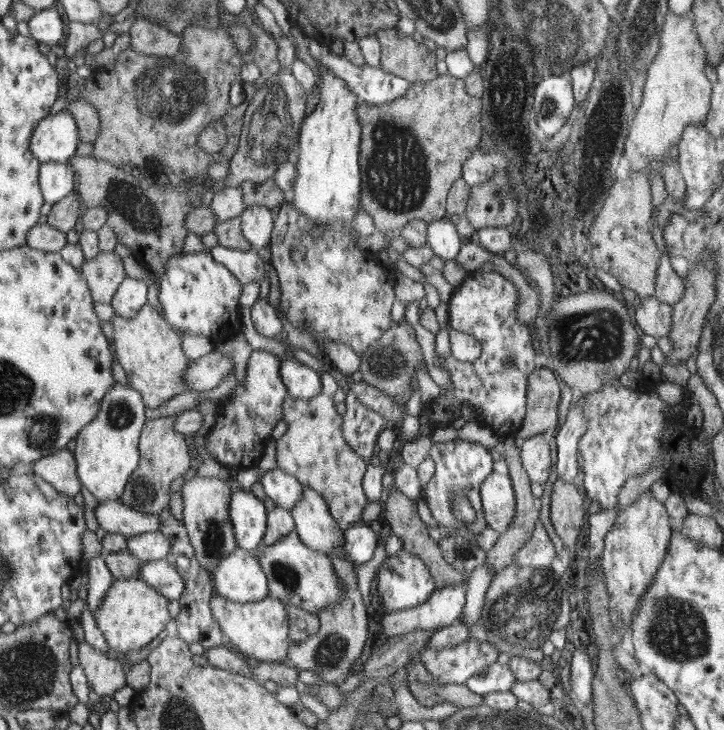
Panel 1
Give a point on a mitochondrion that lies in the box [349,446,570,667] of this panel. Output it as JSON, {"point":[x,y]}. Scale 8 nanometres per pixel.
{"point":[522,612]}

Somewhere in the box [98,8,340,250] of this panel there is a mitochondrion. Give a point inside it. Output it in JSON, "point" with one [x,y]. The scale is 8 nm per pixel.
{"point":[167,92]}

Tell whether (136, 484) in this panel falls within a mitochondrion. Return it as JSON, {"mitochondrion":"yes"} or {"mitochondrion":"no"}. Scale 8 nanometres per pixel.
{"mitochondrion":"yes"}

